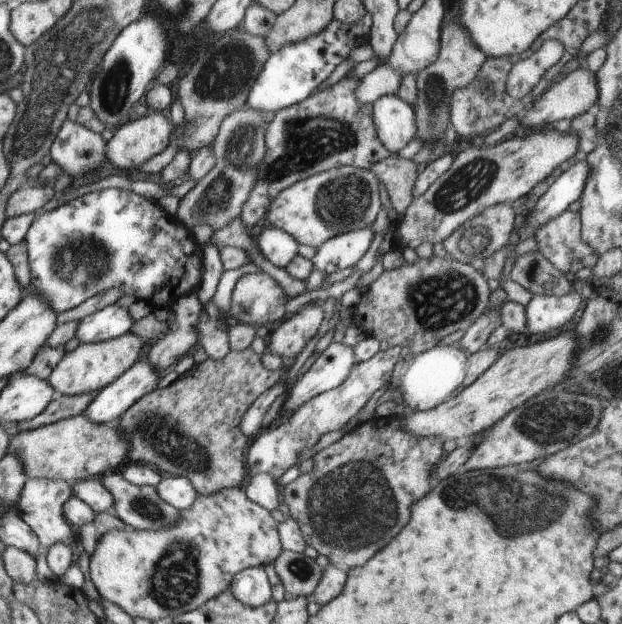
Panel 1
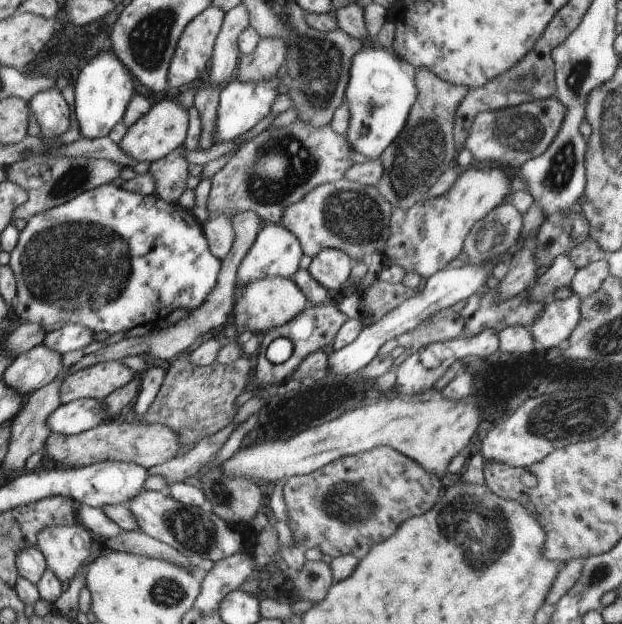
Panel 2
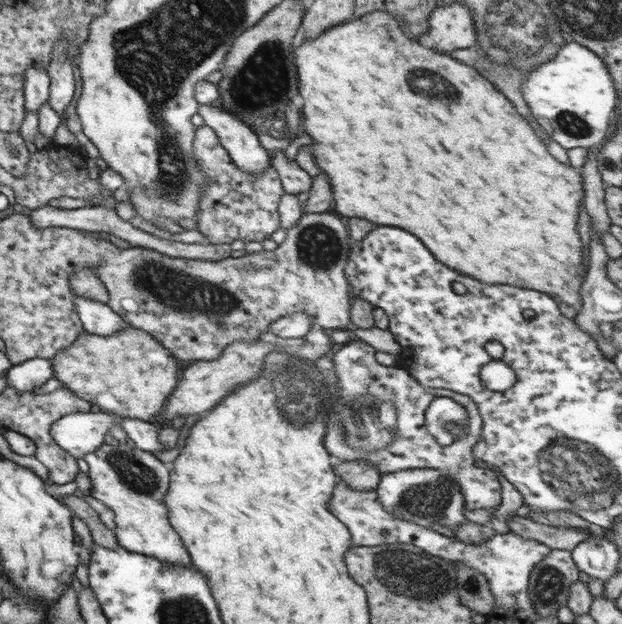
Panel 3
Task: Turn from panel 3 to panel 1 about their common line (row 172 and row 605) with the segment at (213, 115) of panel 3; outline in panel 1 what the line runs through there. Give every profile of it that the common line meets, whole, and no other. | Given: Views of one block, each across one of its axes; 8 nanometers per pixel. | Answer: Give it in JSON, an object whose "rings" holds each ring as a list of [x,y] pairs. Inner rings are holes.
{"rings":[[[250,567],[235,574],[230,590],[248,606],[262,606],[273,598],[269,576],[263,567]]]}

